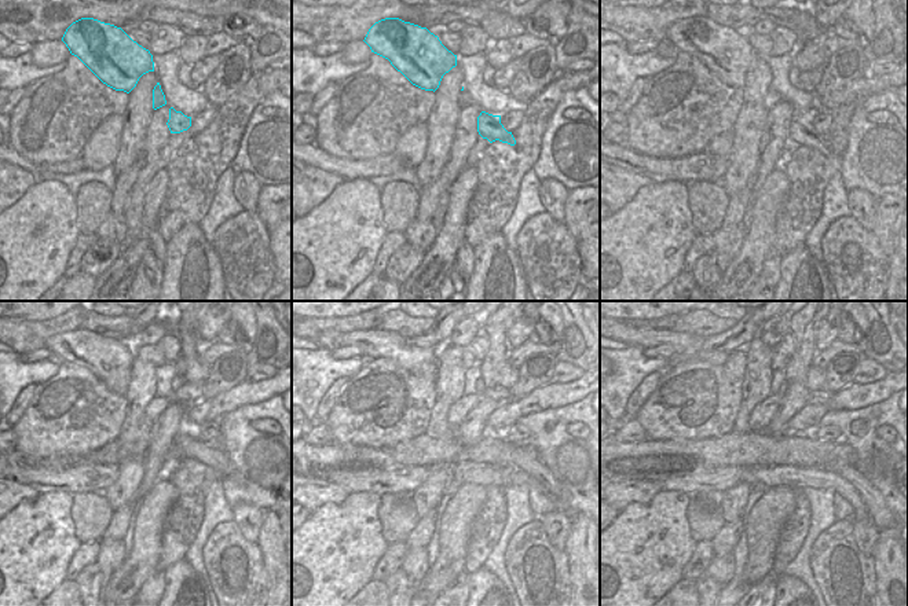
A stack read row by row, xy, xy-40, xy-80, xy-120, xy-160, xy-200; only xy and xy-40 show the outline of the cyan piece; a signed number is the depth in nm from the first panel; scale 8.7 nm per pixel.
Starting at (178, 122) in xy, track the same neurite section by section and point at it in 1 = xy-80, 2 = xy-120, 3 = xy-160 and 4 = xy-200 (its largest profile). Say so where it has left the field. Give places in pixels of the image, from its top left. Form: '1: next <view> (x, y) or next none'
1: next xy-80 (801, 131)
2: next xy-120 (207, 452)
3: next xy-160 (523, 456)
4: next xy-200 (878, 511)

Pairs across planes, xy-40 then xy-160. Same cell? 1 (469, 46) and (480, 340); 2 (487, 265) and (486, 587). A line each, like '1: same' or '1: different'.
1: same
2: same

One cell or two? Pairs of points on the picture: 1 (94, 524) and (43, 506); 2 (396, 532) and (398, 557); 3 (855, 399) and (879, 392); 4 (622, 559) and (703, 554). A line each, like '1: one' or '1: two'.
1: two
2: two
3: one
4: two

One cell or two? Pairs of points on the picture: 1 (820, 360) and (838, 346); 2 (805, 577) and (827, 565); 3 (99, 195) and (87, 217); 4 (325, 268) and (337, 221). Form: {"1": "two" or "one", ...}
{"1": "one", "2": "two", "3": "one", "4": "one"}

